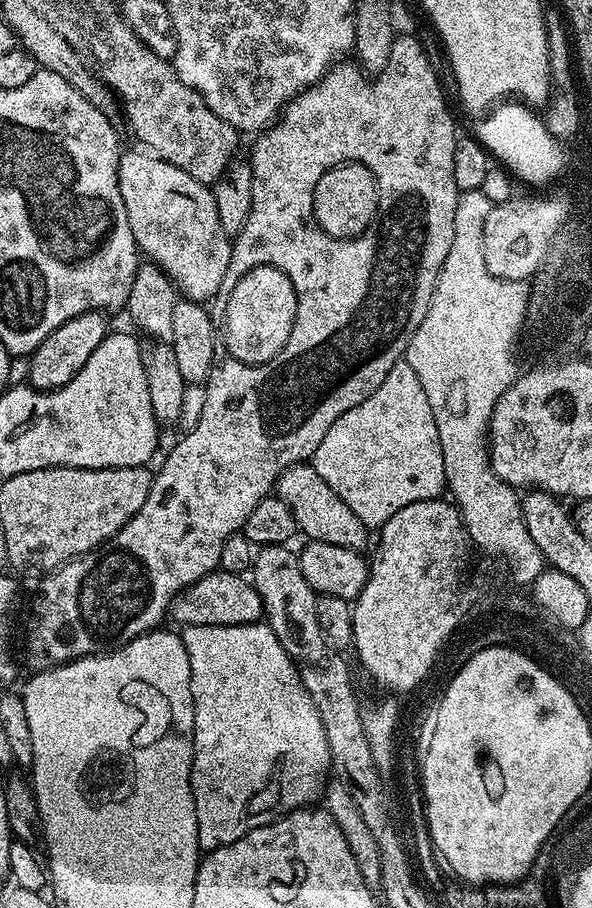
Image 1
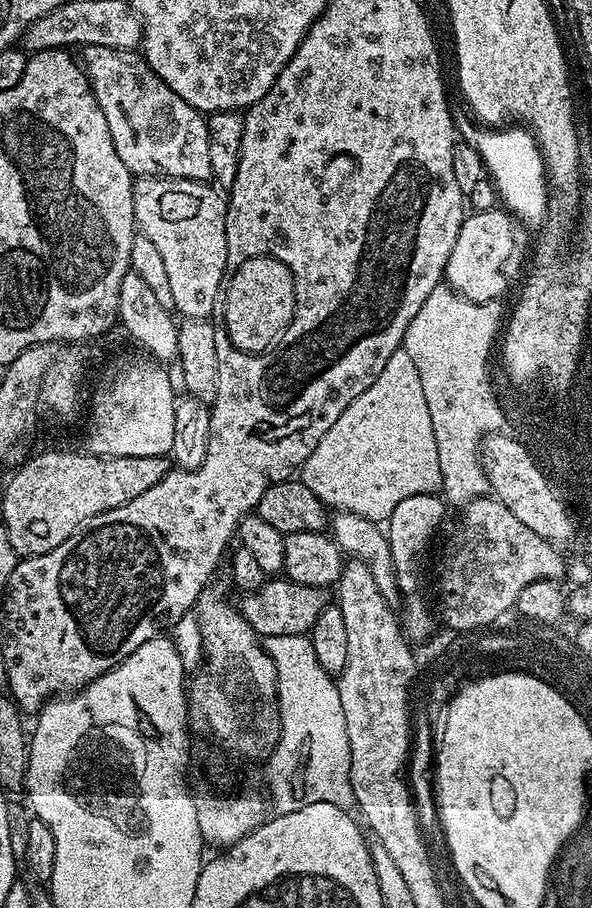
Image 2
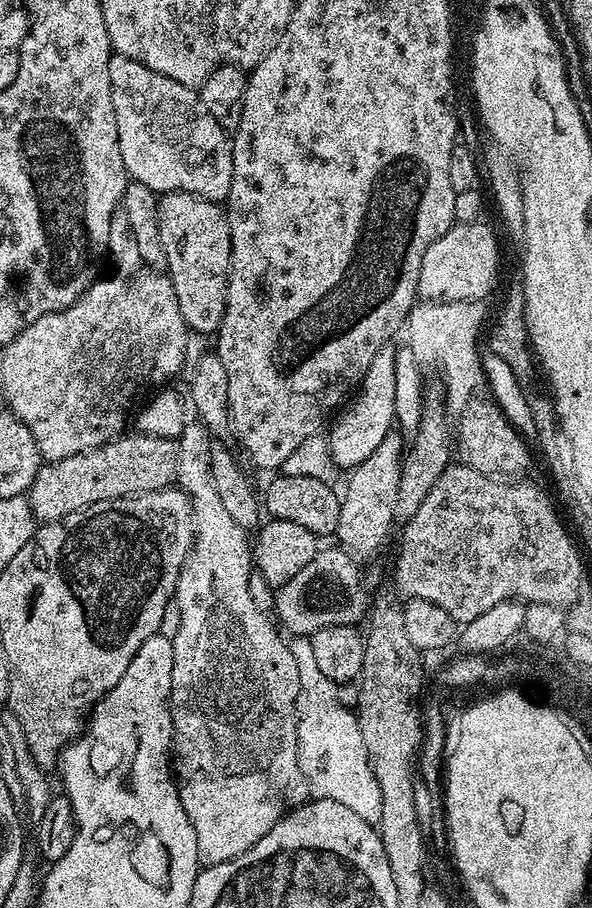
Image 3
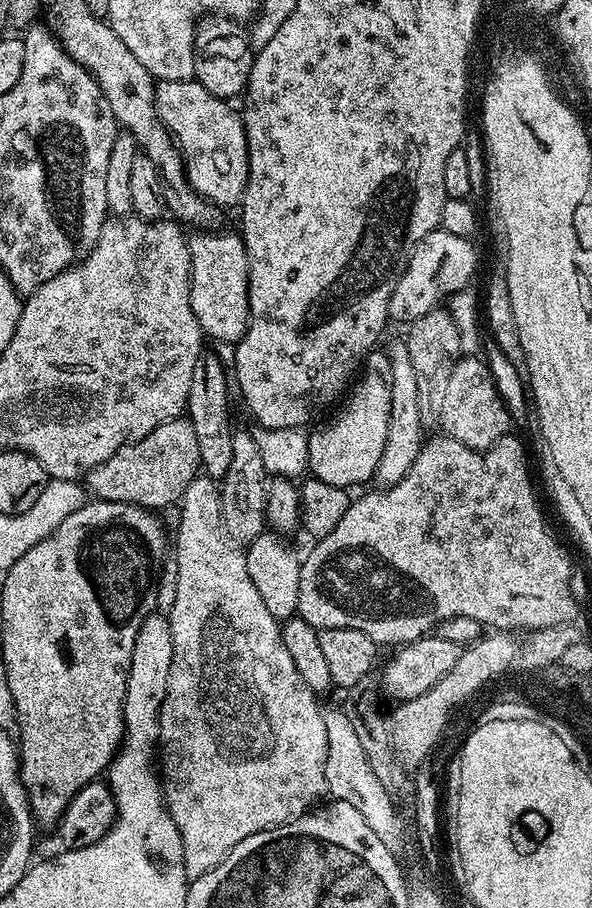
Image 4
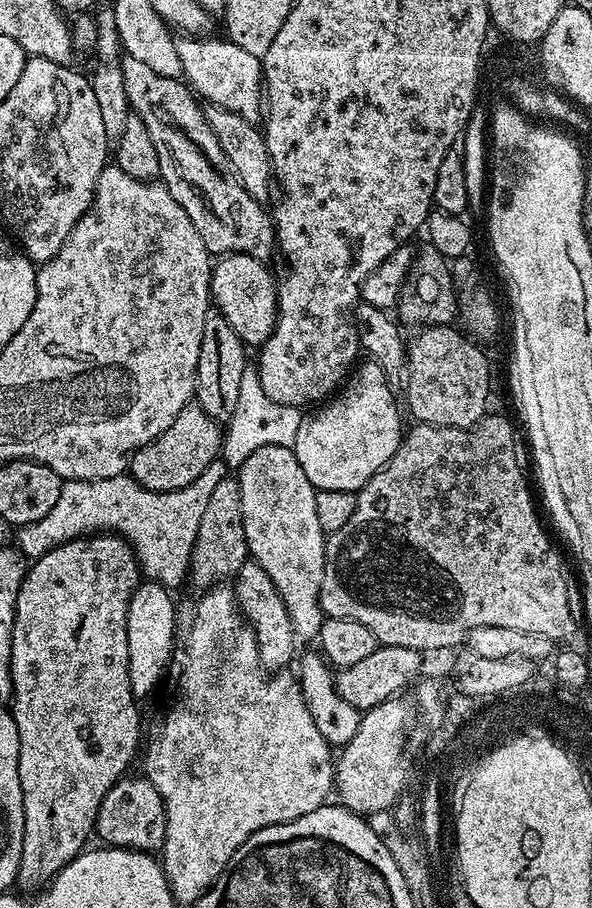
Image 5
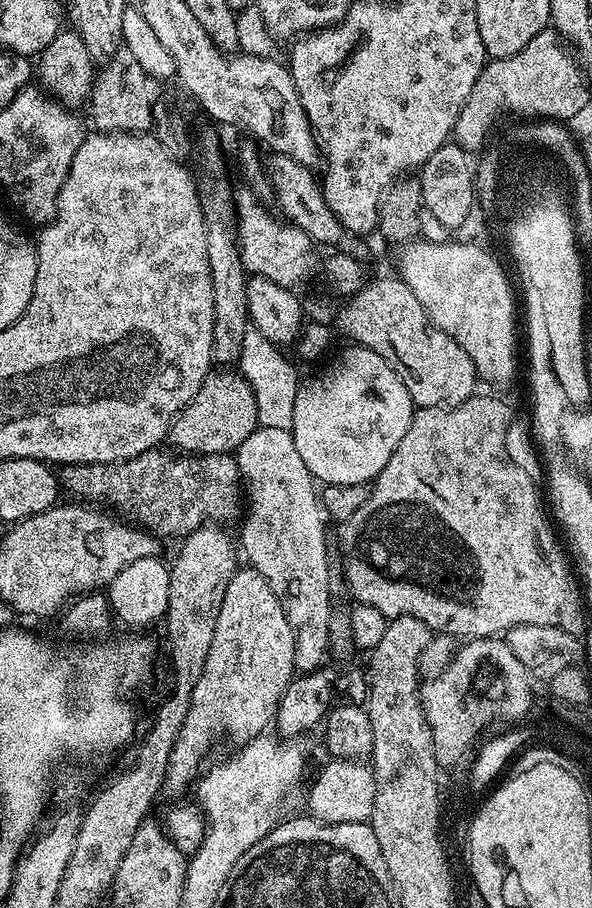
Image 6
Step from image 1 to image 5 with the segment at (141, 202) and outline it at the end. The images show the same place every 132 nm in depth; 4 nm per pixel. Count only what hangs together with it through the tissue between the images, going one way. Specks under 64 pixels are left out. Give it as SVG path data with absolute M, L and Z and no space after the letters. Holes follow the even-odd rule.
M232 254L219 257L212 265L212 281L210 283L210 300L215 311L230 322L234 334L245 346L259 346L270 338L276 325L276 285L268 273L269 265L265 261L247 256Z

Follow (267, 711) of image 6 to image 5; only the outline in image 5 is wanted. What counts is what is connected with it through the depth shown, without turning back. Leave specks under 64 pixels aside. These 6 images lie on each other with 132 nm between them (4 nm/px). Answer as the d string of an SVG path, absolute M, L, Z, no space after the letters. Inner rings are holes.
M255 562L246 563L240 567L240 571L234 577L234 591L236 603L240 605L240 612L251 626L256 645L260 647L260 659L263 660L265 668L269 670L287 669L288 663L291 660L293 663L297 655L298 639L291 626L291 616L287 613L274 582L270 580L270 575L266 574L262 566Z

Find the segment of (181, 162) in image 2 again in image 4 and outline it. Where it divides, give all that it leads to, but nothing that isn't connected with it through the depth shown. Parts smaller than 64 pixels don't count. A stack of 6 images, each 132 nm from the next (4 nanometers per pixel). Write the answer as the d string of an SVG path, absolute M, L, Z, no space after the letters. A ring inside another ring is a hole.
M194 78L156 84L156 116L172 134L184 157L184 175L192 189L217 206L239 205L248 182L248 143L241 113Z

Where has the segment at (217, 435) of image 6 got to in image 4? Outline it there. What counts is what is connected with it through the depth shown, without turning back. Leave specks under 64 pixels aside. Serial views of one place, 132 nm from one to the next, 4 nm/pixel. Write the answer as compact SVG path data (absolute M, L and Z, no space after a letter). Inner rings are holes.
M187 418L162 422L158 430L150 430L146 438L124 444L106 462L91 468L86 477L86 488L95 499L119 504L136 504L140 508L160 510L179 505L186 486L201 471L198 454L198 434Z

